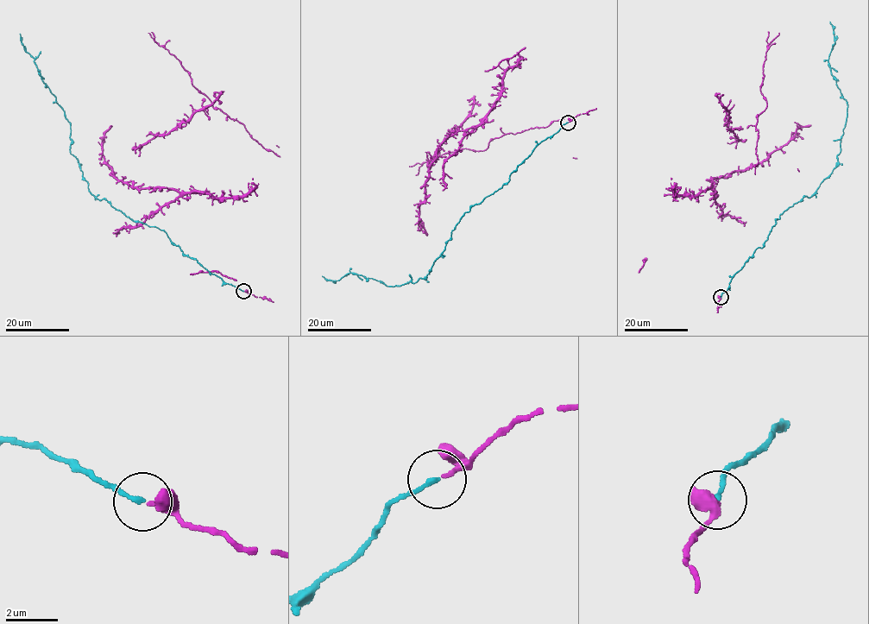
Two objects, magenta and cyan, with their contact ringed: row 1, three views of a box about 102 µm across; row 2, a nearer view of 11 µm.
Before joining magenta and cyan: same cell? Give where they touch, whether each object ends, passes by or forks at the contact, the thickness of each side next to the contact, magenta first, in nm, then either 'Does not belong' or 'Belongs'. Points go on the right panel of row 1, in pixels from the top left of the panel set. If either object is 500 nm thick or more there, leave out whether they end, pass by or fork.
Place: (721, 297). At the ring magenta passes by. At the ring cyan ends. Thickness 150 nm (magenta) against 190 nm. Belongs

